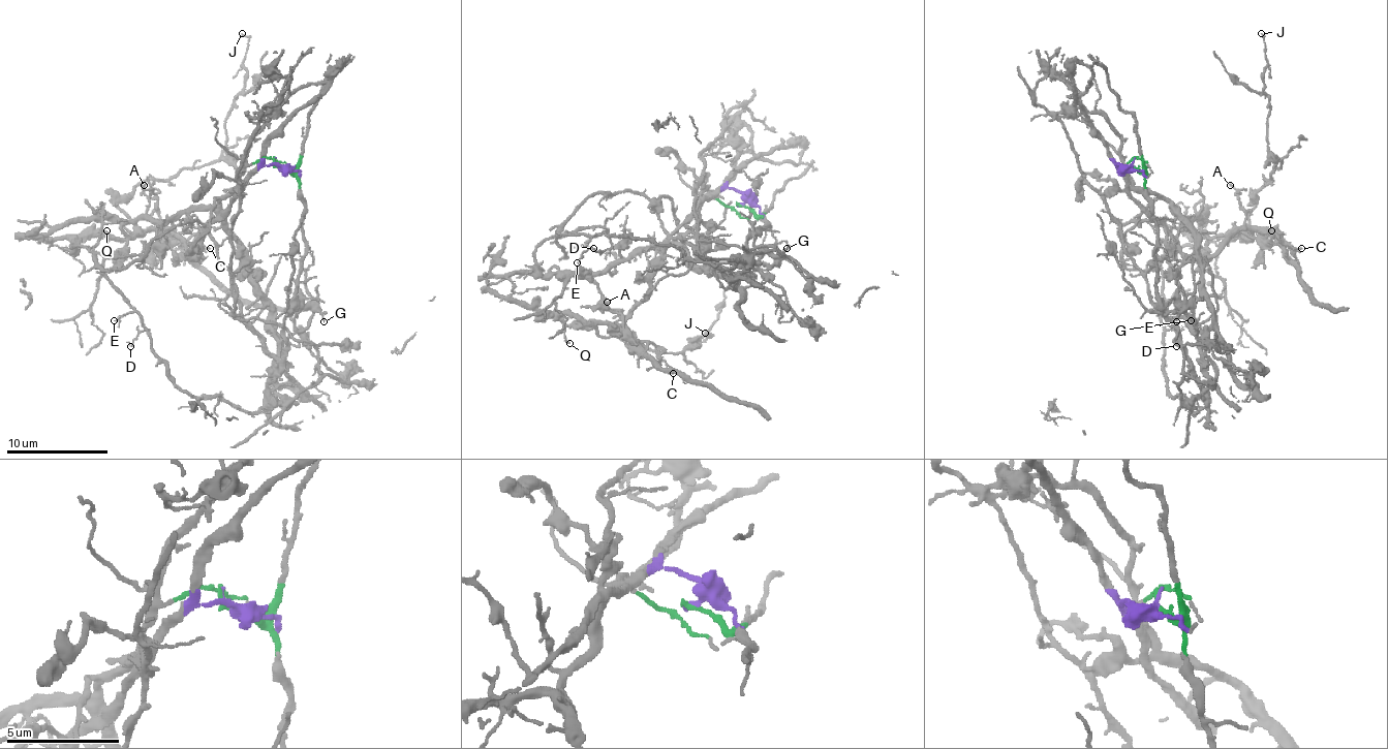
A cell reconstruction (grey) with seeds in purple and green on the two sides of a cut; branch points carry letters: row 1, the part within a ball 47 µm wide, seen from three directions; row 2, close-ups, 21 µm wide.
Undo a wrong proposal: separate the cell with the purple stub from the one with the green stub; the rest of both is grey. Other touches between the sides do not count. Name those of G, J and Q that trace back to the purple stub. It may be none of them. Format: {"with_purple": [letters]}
{"with_purple": ["J", "Q"]}

